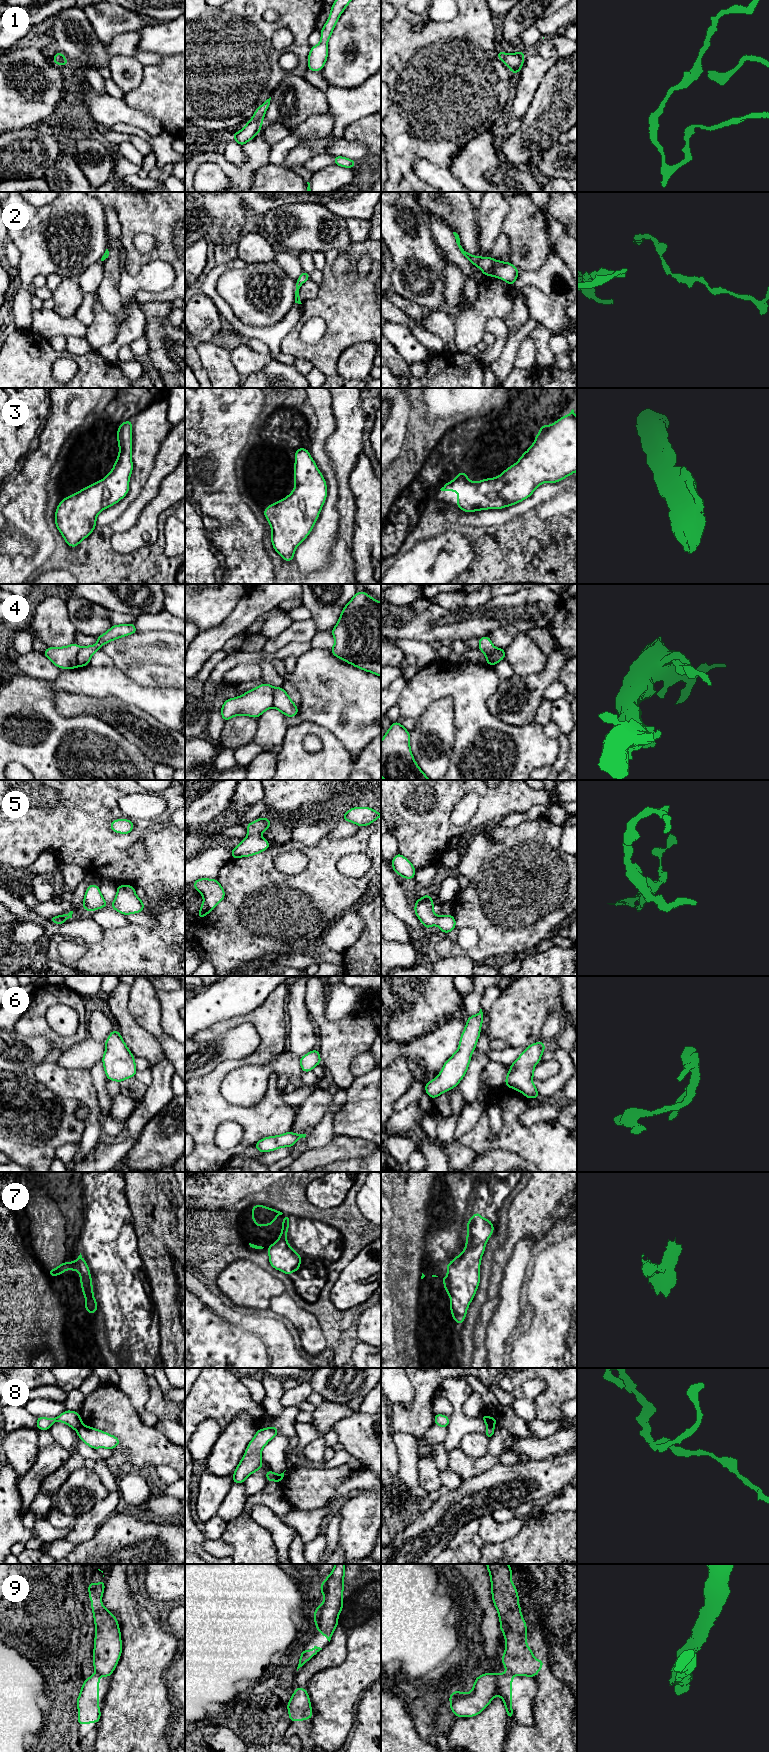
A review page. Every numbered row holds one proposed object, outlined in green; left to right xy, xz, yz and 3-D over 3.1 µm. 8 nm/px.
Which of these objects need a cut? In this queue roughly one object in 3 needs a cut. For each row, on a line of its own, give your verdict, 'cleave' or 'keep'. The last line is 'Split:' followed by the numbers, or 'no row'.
1: keep
2: keep
3: cleave
4: cleave
5: keep
6: keep
7: cleave
8: cleave
9: cleave
Split: 3, 4, 7, 8, 9

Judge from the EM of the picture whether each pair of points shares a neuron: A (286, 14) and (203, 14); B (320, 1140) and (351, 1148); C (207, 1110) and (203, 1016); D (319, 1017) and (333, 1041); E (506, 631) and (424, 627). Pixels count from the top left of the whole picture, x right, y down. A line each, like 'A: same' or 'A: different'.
A: same
B: different
C: different
D: same
E: different

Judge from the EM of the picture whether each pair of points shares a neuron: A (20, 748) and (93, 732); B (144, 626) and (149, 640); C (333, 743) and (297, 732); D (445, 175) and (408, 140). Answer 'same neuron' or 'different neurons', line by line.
A: same neuron
B: different neurons
C: same neuron
D: different neurons

